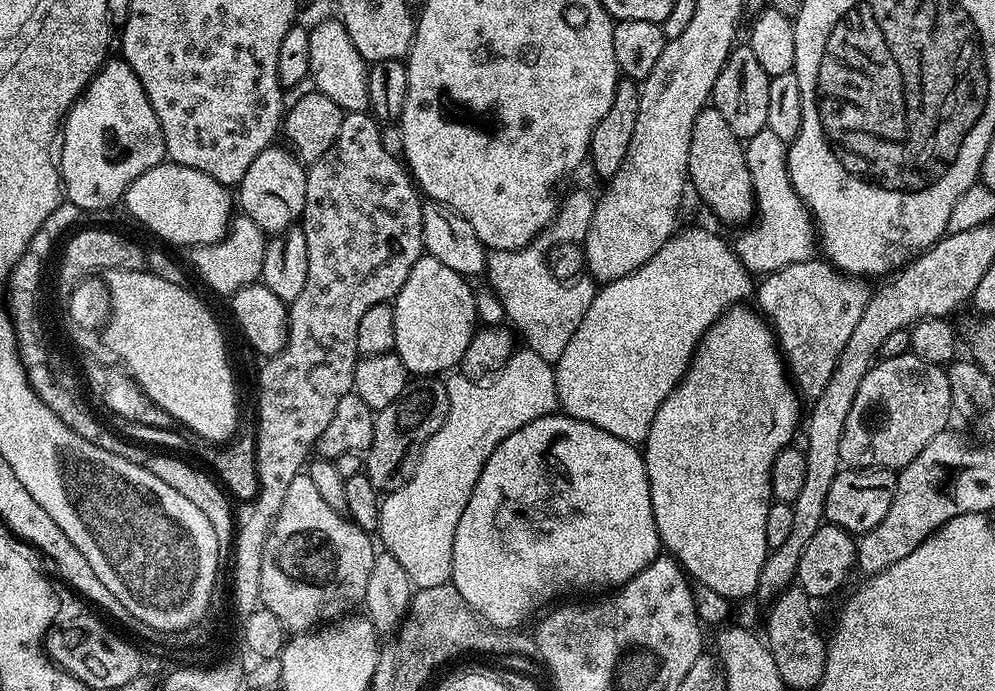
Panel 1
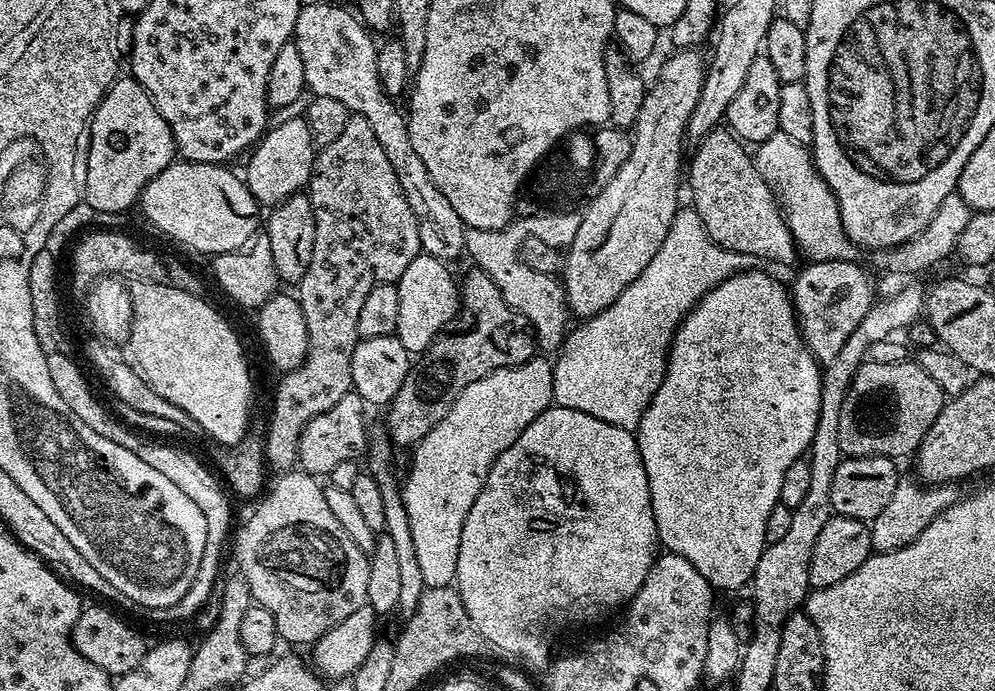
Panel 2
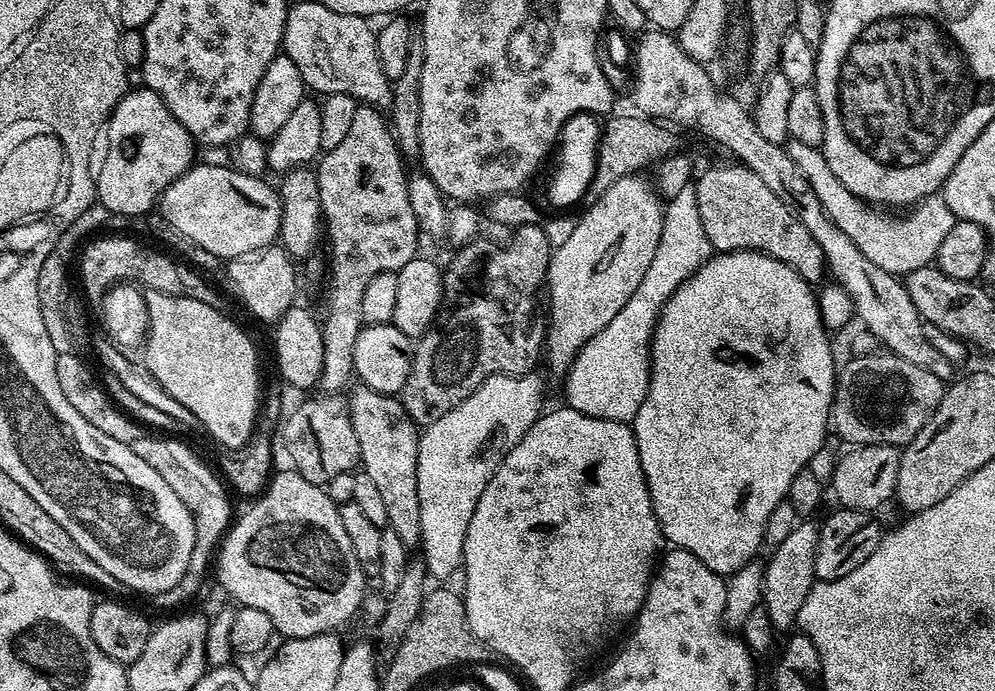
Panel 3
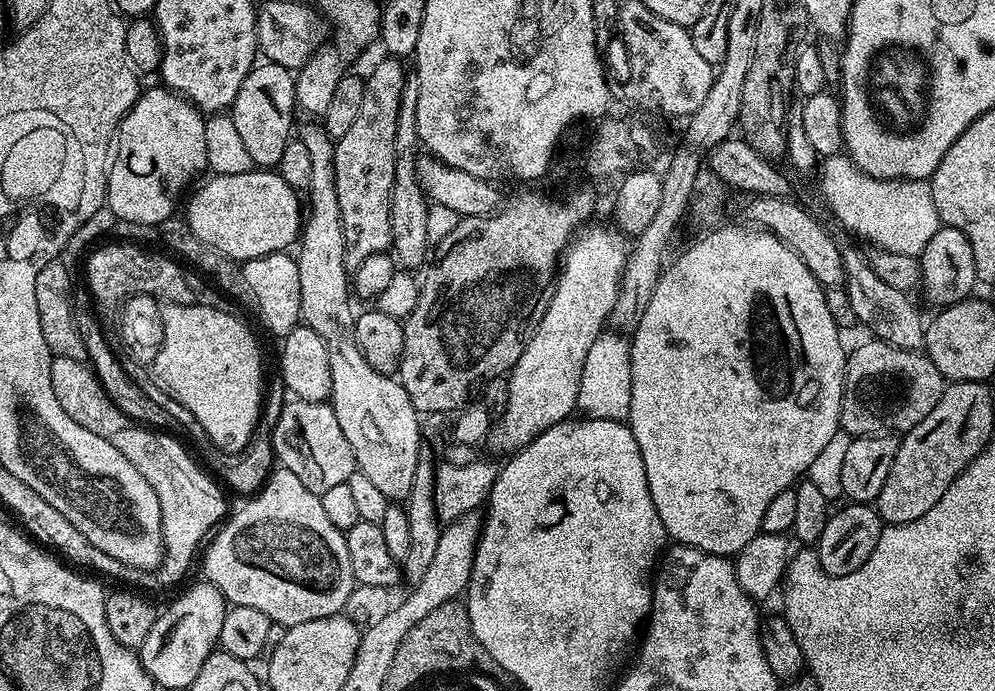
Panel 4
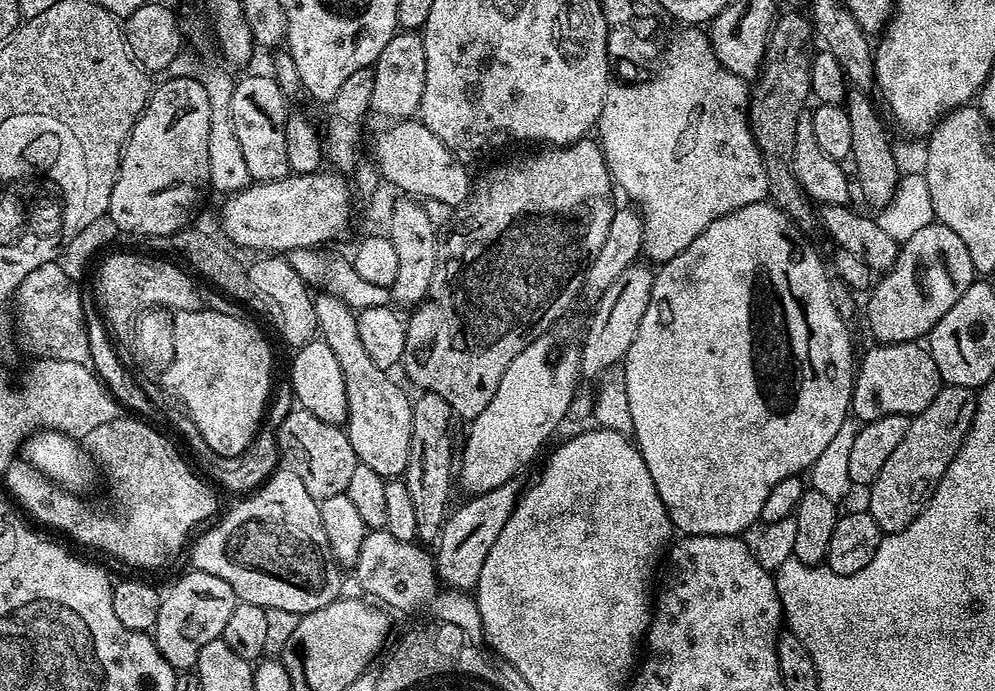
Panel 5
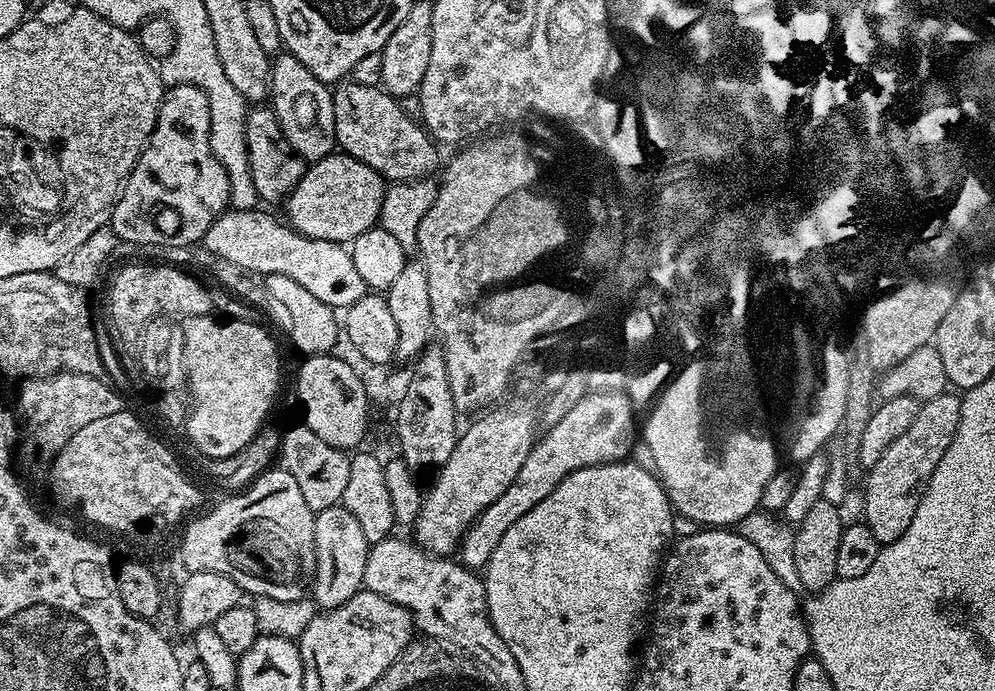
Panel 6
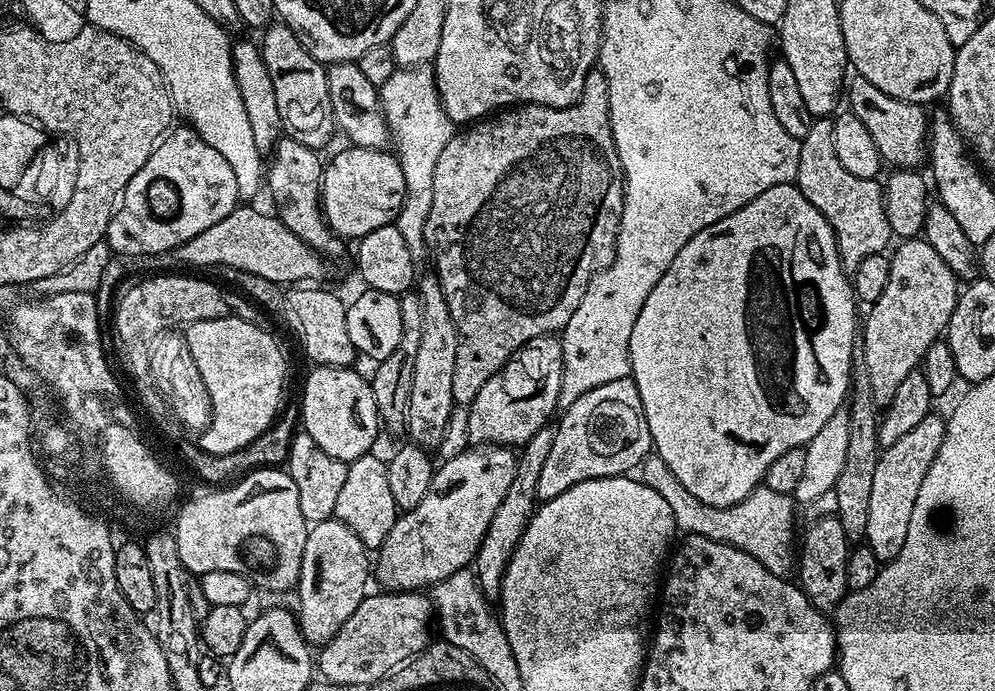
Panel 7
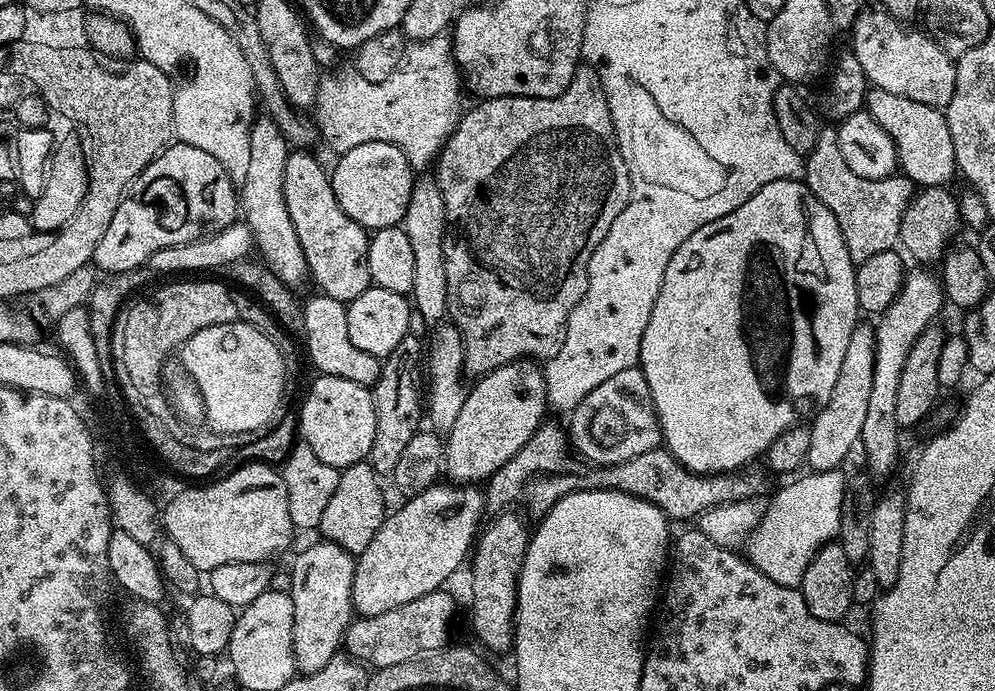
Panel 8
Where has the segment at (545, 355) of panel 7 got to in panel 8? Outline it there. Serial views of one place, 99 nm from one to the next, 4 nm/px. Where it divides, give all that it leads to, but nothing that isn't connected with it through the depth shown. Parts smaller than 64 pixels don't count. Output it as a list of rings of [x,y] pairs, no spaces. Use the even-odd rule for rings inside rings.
[[[513,362],[503,369],[504,388],[513,392],[513,400],[496,400],[496,376],[485,374],[467,389],[467,396],[455,419],[453,429],[444,440],[444,466],[449,481],[461,486],[476,486],[493,476],[545,423],[544,411],[549,411],[548,391],[543,371],[523,368],[523,363]]]

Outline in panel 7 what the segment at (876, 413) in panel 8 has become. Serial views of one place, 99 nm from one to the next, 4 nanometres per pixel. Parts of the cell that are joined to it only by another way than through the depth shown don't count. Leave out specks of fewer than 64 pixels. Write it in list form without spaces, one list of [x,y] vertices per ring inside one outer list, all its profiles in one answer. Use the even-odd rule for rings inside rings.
[[[924,238],[905,239],[889,257],[889,274],[881,296],[862,320],[867,373],[877,409],[887,408],[902,381],[921,367],[926,350],[945,335],[960,286],[946,262]]]

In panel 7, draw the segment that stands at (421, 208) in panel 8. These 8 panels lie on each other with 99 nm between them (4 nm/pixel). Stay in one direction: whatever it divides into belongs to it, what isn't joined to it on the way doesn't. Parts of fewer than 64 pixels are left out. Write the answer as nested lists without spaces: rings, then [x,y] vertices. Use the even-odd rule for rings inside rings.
[[[421,275],[418,280],[418,295],[422,302],[422,342],[418,342],[418,354],[414,354],[406,436],[419,448],[436,450],[442,442],[443,431],[446,430],[454,409],[452,391],[458,354],[458,330],[454,326],[454,318],[450,318],[450,306],[446,306],[446,294],[440,285],[439,276]]]

